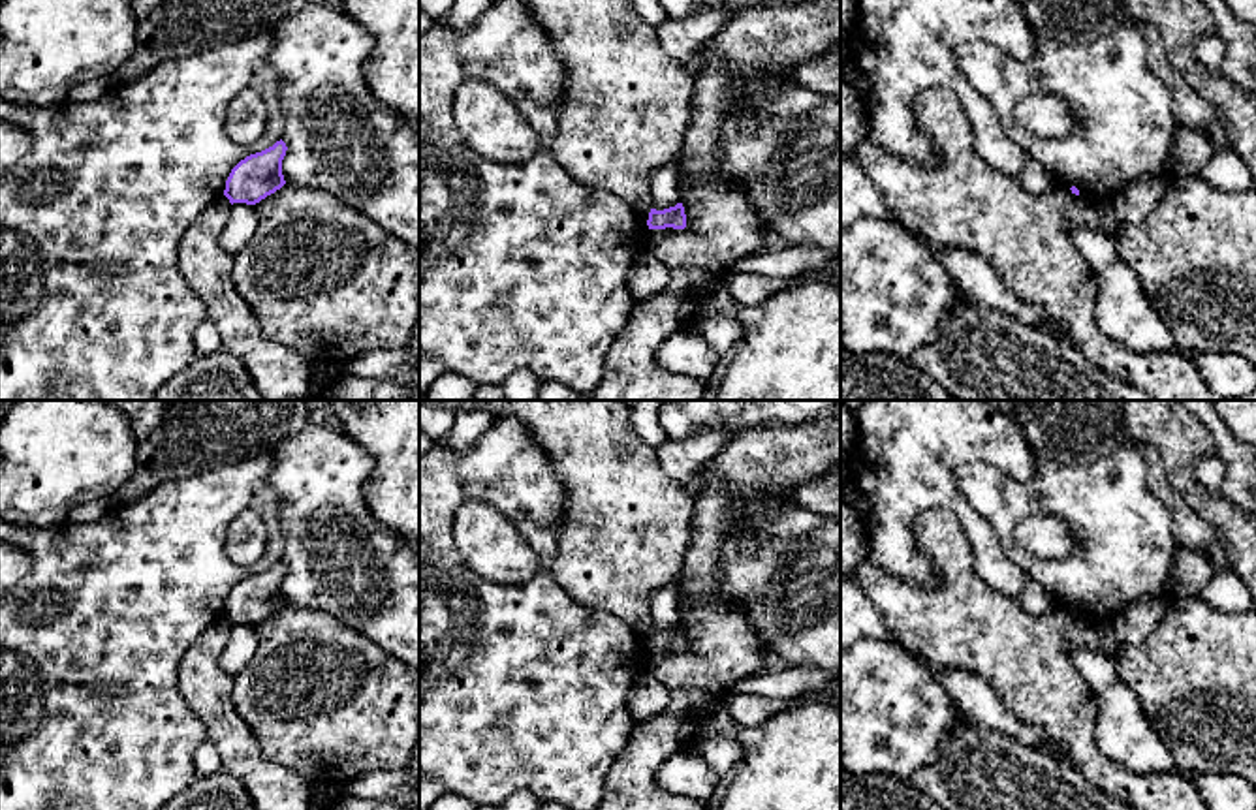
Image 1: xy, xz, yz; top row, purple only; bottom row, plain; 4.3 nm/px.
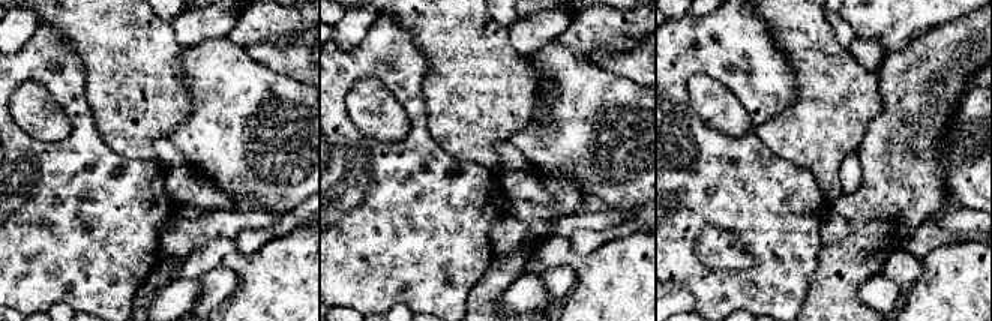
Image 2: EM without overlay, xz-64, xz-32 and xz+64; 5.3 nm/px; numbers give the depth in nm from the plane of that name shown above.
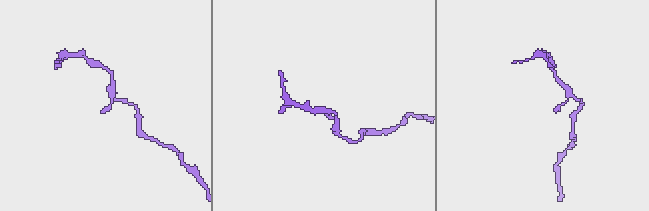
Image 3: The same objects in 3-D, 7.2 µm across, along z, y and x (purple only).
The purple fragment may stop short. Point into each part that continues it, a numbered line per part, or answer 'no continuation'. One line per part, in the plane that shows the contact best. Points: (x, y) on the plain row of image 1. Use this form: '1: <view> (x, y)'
no continuation

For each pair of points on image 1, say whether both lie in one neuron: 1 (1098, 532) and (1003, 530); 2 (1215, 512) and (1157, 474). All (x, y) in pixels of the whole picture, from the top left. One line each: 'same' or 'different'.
1: same
2: different

